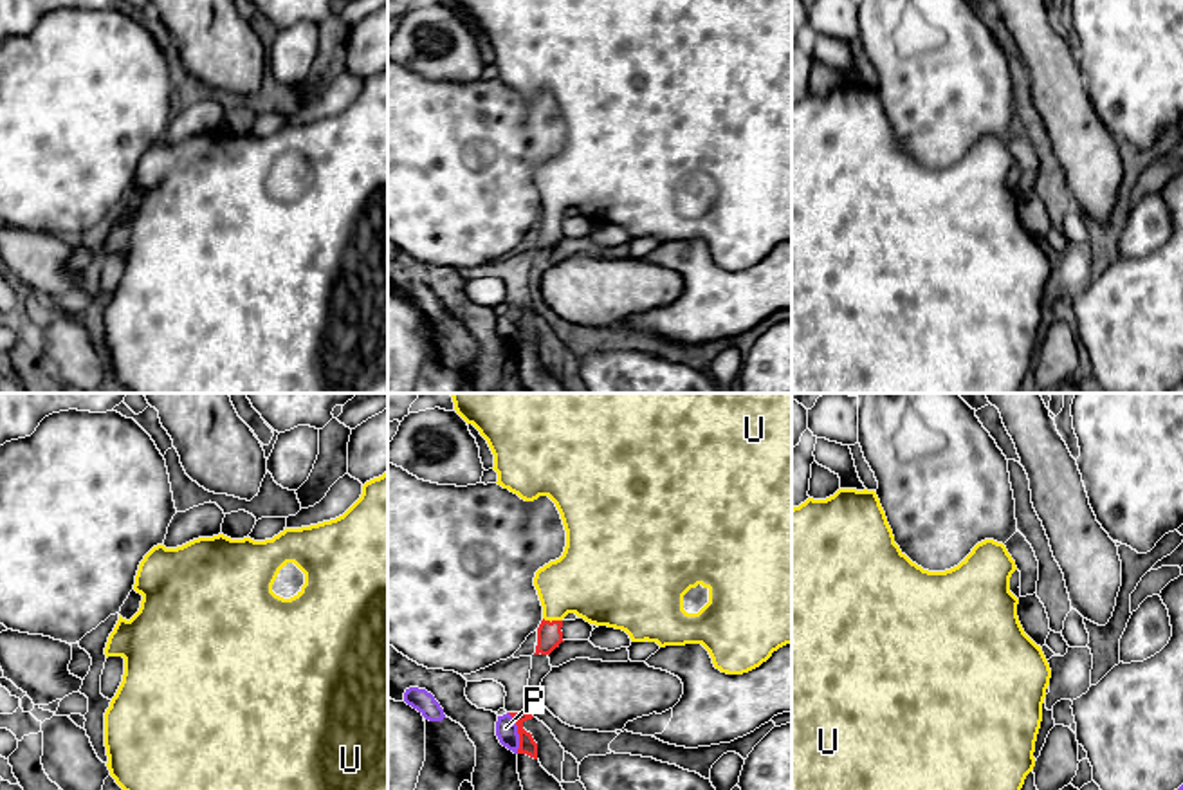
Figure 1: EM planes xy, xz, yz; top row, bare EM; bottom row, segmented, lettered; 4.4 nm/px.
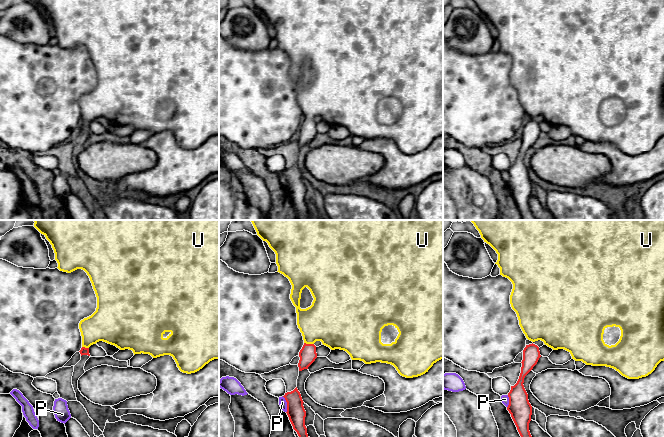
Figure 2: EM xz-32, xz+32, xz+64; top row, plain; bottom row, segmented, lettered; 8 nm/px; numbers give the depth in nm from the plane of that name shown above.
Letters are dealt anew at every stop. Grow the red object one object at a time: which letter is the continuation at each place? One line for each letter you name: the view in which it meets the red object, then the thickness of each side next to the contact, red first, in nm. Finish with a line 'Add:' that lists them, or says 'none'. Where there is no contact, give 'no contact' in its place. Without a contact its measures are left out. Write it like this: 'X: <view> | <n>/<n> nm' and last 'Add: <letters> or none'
U: xz | 110/340 nm
Add: U

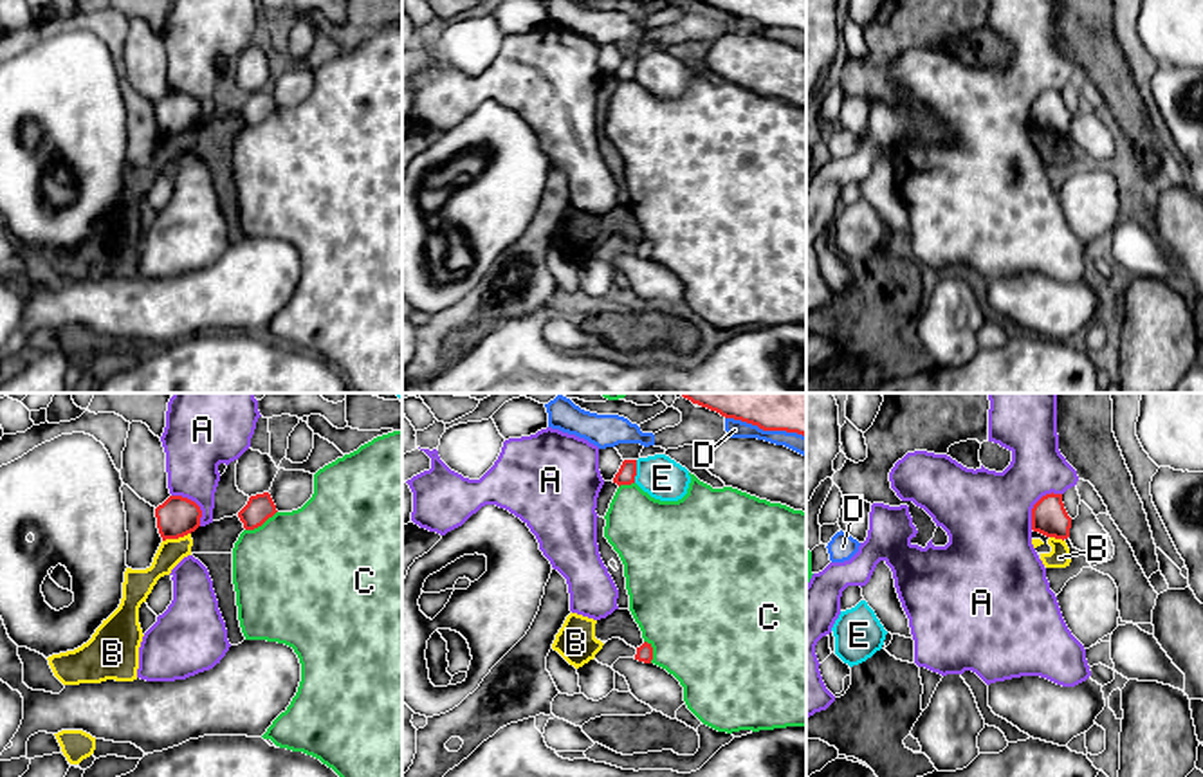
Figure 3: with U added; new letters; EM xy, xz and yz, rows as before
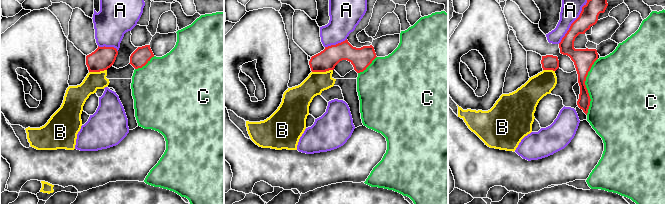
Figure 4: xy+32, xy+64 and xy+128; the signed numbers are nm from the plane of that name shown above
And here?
Add: none

